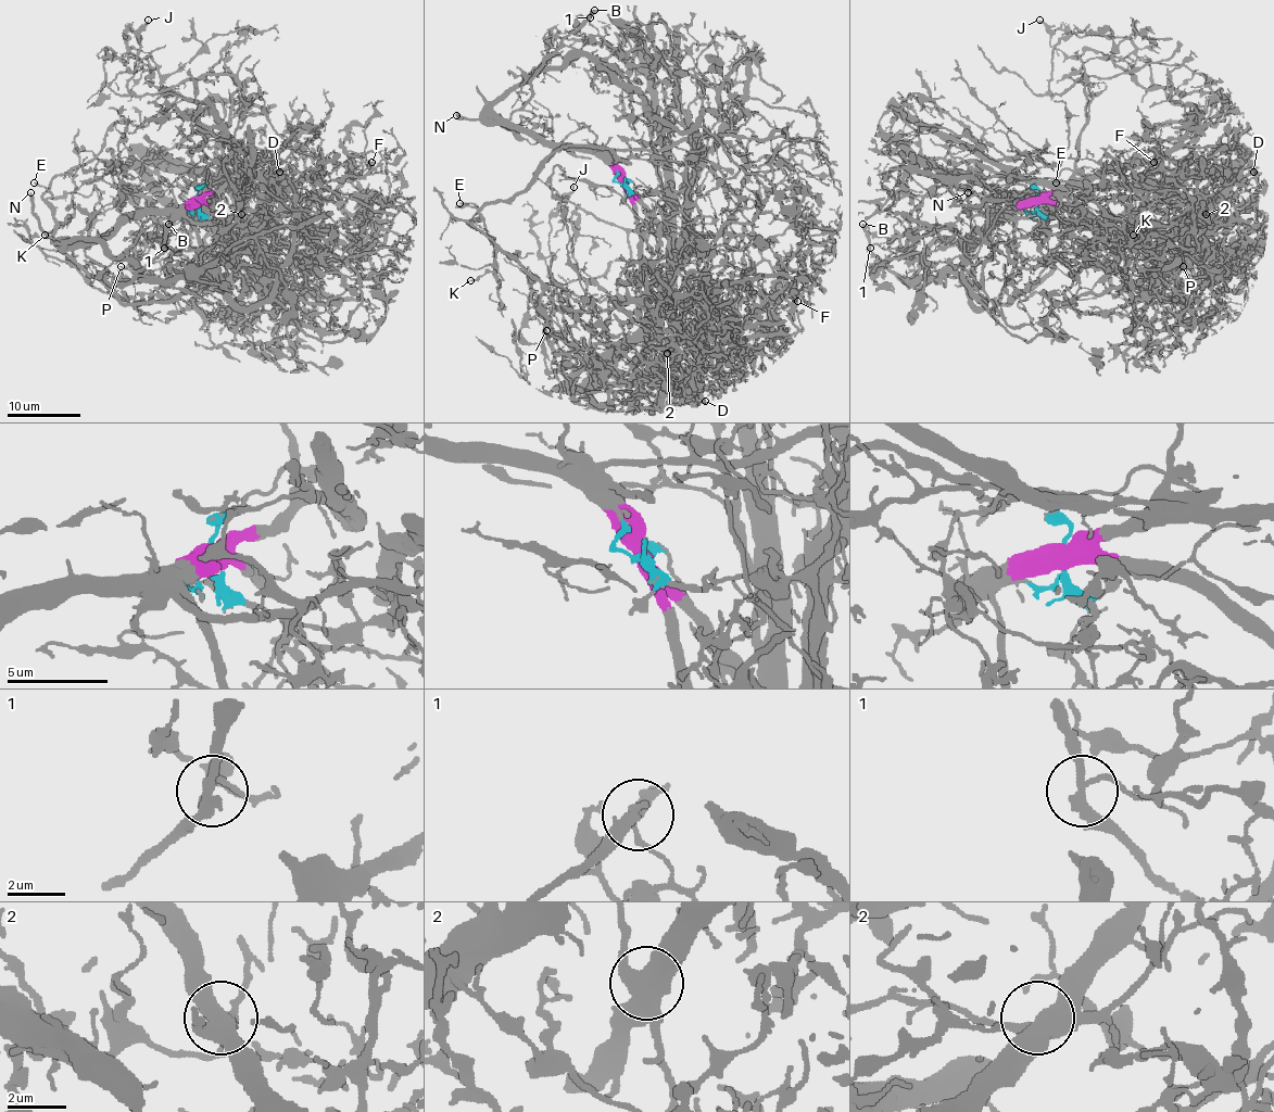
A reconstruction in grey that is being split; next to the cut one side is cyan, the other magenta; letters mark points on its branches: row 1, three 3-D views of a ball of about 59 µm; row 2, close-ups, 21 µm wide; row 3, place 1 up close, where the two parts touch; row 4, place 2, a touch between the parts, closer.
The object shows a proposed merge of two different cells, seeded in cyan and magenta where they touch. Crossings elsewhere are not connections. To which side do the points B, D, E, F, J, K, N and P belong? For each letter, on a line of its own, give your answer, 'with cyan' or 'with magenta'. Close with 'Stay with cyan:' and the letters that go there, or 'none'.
B: with magenta
D: with cyan
E: with magenta
F: with cyan
J: with cyan
K: with magenta
N: with magenta
P: with cyan
Stay with cyan: D, F, J, P

